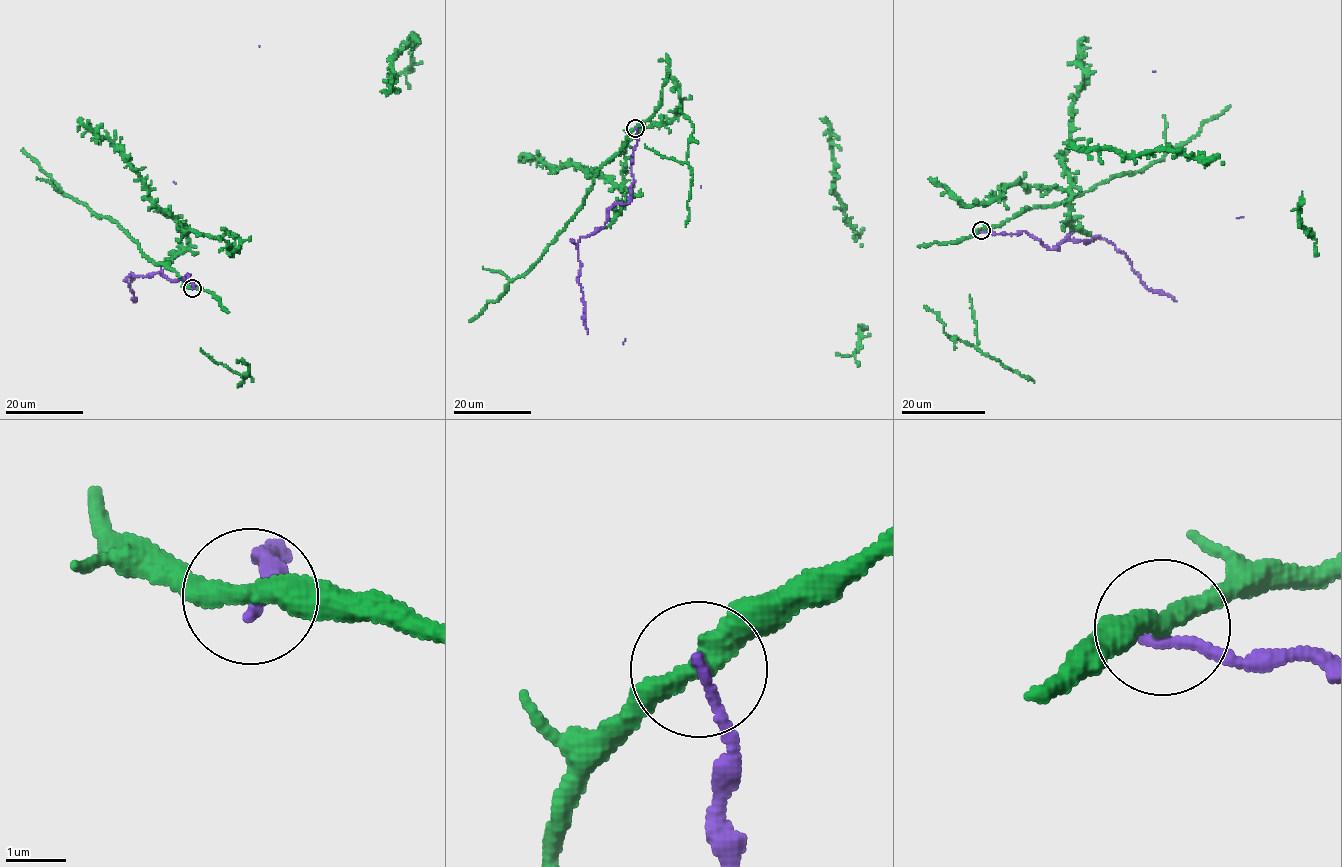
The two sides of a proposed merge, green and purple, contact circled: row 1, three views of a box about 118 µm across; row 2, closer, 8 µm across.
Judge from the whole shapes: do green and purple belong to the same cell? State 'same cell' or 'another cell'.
another cell

